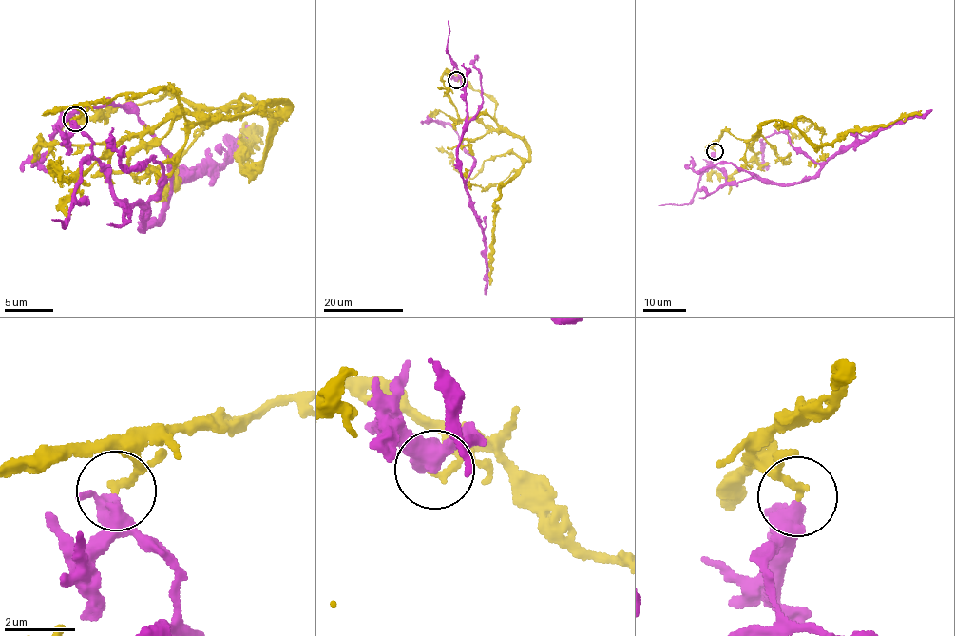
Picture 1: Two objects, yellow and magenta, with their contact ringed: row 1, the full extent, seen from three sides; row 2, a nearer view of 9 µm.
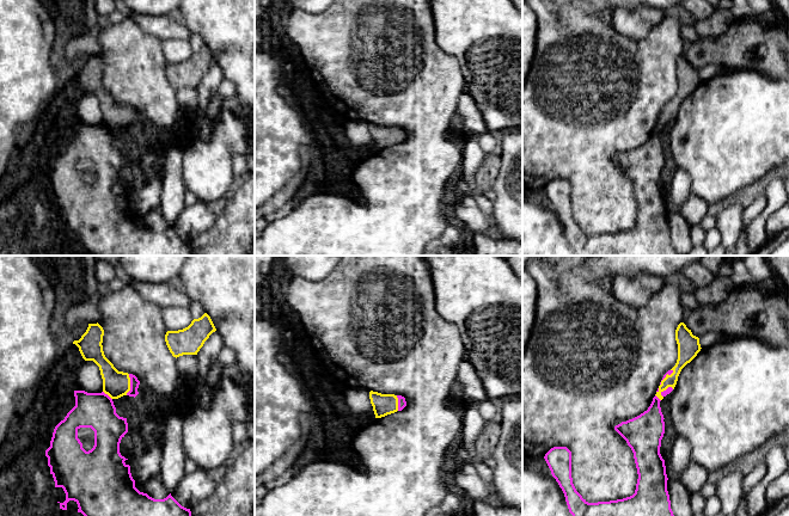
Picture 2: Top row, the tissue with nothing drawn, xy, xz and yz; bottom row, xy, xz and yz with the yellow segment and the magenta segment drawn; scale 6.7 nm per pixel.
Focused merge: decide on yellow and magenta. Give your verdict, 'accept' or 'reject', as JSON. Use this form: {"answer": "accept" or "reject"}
{"answer": "reject"}

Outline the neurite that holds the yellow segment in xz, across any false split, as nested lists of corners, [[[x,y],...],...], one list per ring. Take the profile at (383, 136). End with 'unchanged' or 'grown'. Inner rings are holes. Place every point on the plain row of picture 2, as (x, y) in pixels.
[[[371,123],[369,131],[375,150],[381,150],[398,143],[398,130],[394,127],[381,127]]]; unchanged

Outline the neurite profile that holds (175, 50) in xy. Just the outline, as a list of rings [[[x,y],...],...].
[[[165,39],[163,50],[166,63],[178,63],[188,60],[194,53],[186,39]]]

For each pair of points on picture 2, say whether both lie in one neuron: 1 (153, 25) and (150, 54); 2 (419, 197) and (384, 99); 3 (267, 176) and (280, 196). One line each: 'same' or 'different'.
1: different
2: same
3: different

